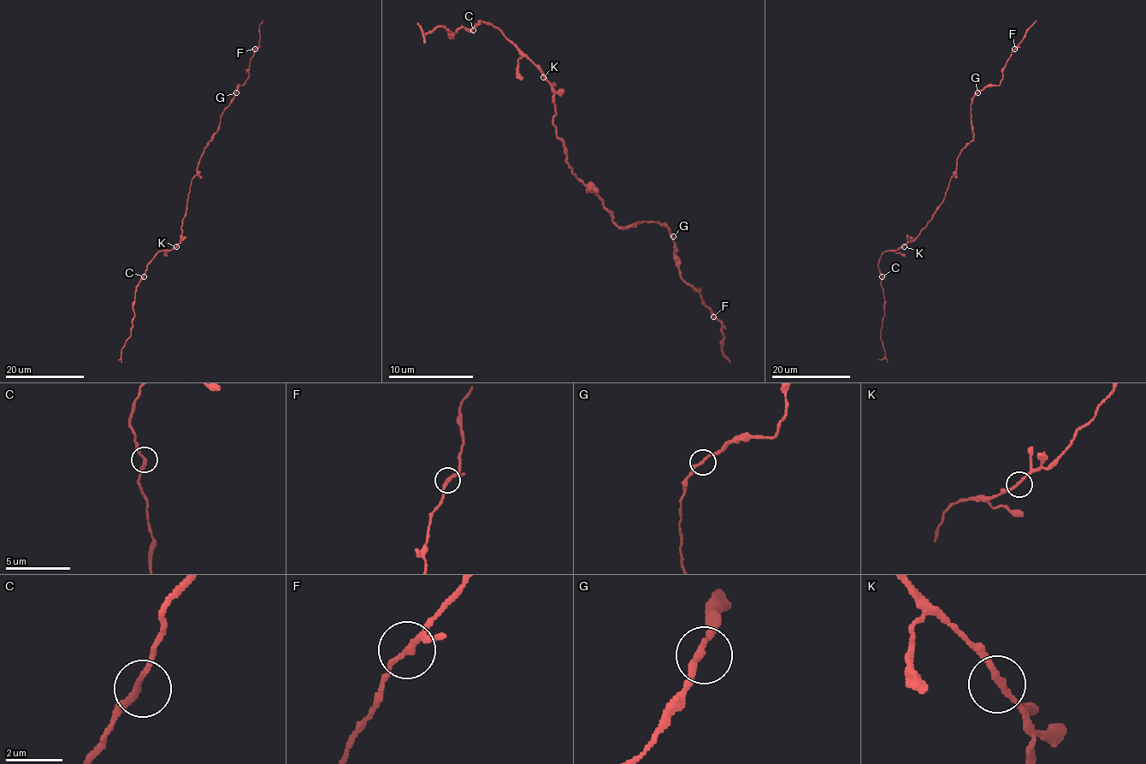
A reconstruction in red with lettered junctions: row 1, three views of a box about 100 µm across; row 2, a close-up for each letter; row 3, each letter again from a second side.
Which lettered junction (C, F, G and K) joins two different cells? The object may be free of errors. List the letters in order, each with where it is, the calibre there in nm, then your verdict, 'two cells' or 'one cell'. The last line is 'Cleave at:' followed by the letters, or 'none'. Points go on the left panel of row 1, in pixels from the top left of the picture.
C: at (144, 276); 220 nm thick; one cell
F: at (255, 49); 200 nm thick; one cell
G: at (236, 92); 200 nm thick; one cell
K: at (176, 246); 200 nm thick; one cell
Cleave at: none

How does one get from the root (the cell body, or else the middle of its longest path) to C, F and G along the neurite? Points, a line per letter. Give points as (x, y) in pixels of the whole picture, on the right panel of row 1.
C: (946, 191), (944, 200), (932, 218), (912, 241), (894, 250), (886, 250), (881, 255), (878, 269), (882, 276)
F: (946, 191), (956, 170), (959, 155), (972, 139), (971, 98), (986, 86), (1000, 83), (1002, 69), (1015, 49)
G: (946, 191), (956, 170), (959, 155), (972, 139), (971, 104), (977, 92)

